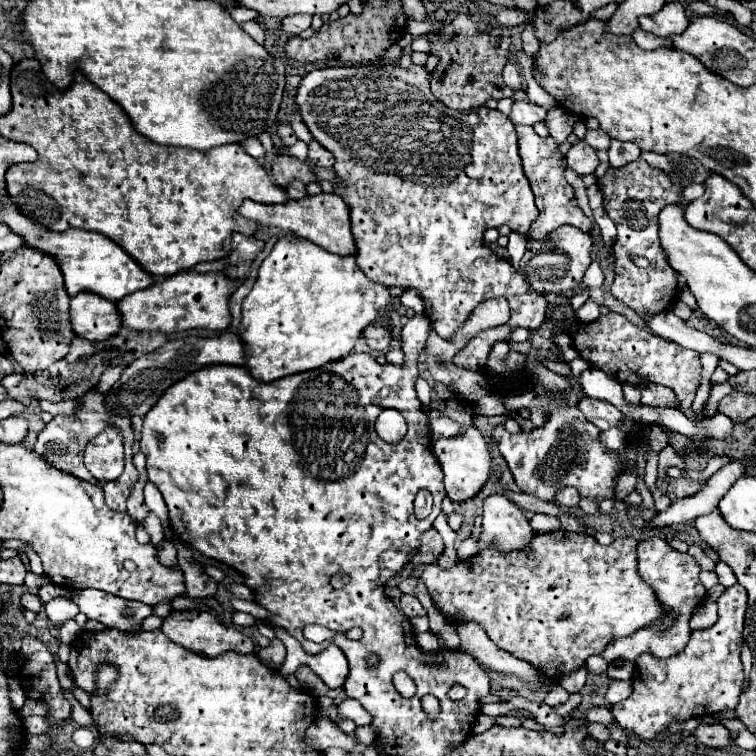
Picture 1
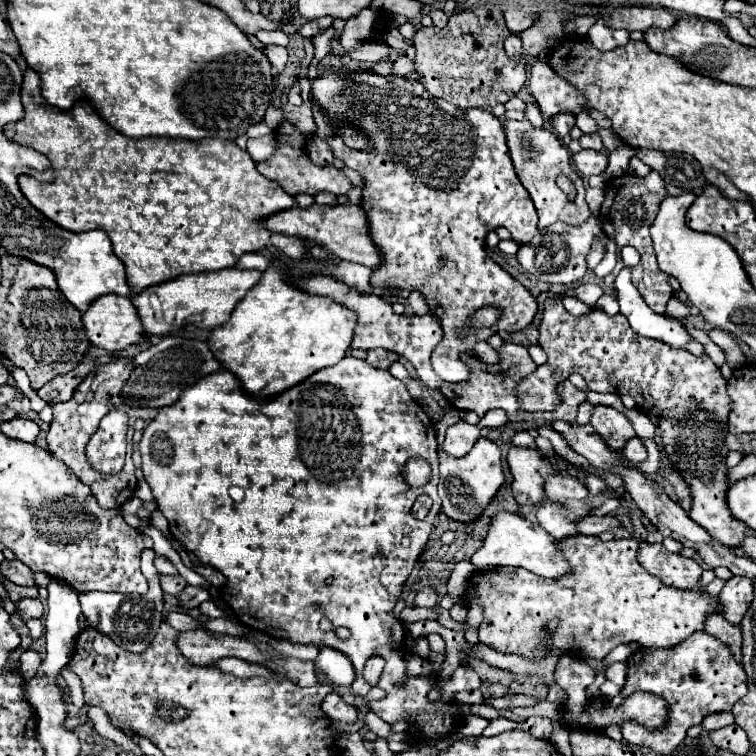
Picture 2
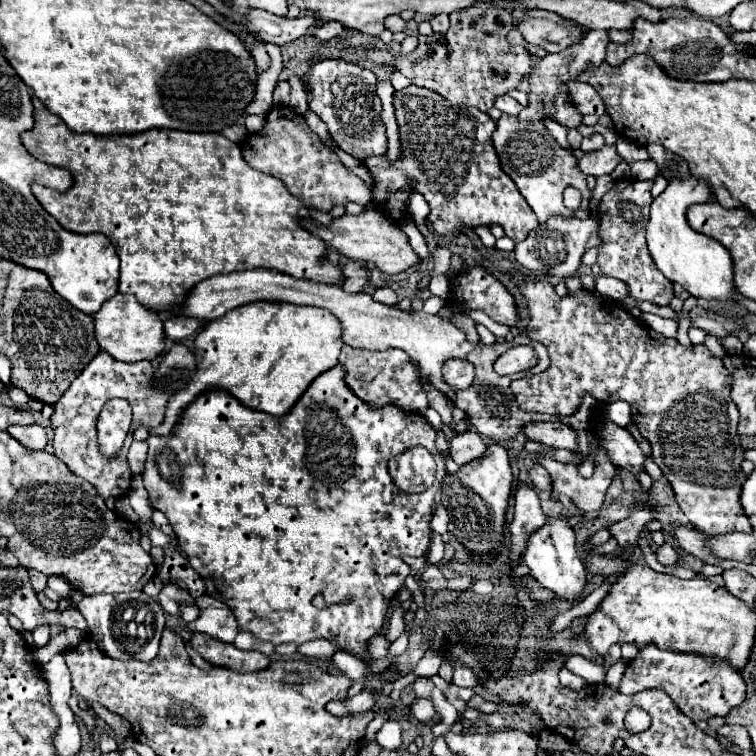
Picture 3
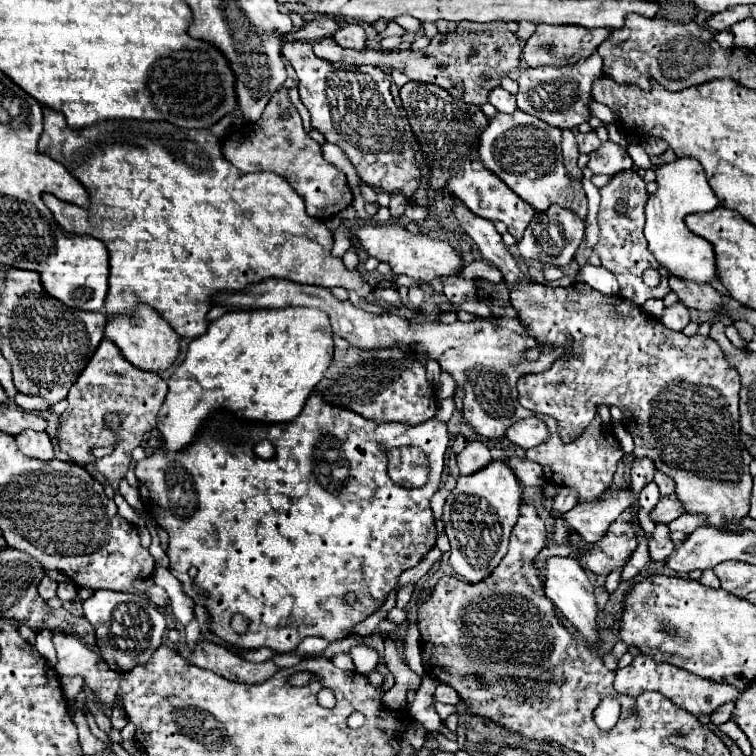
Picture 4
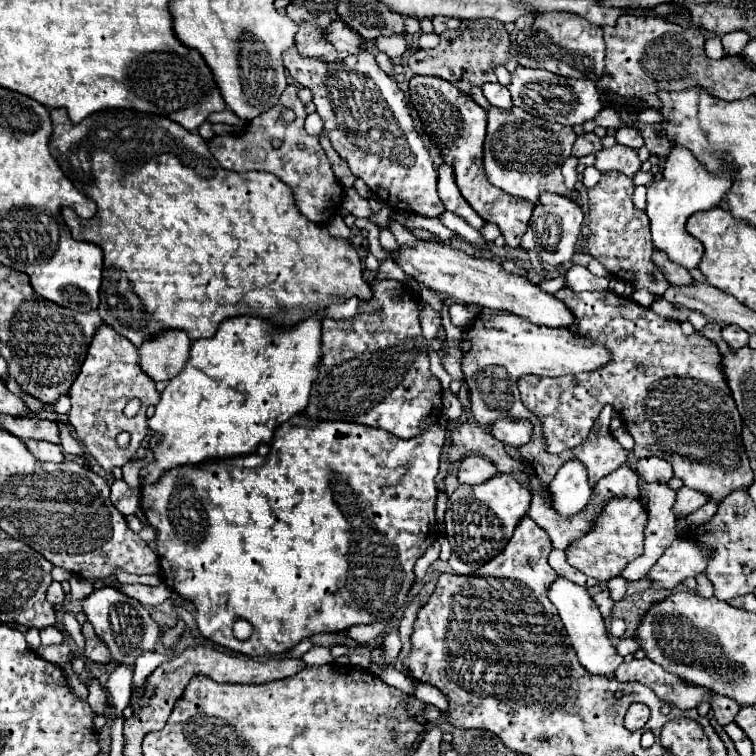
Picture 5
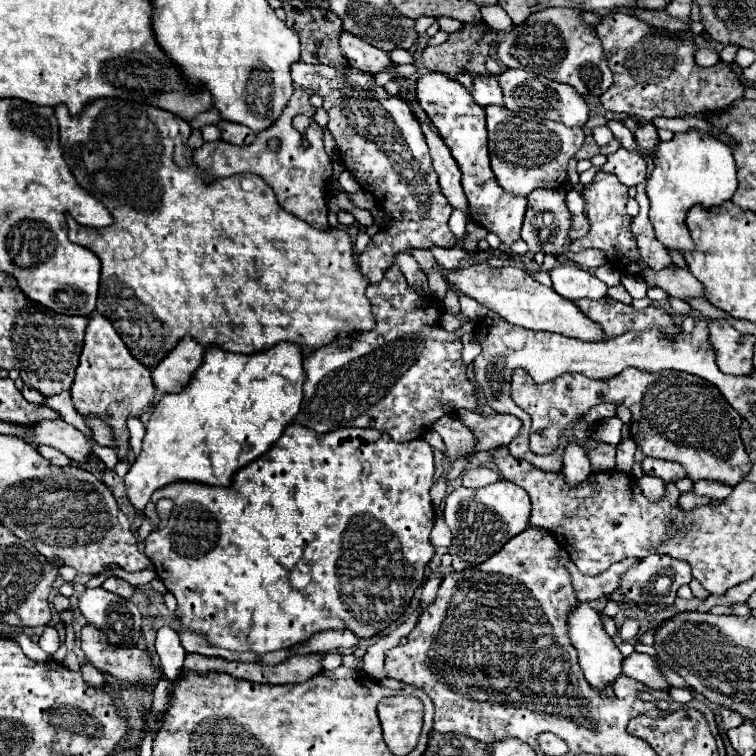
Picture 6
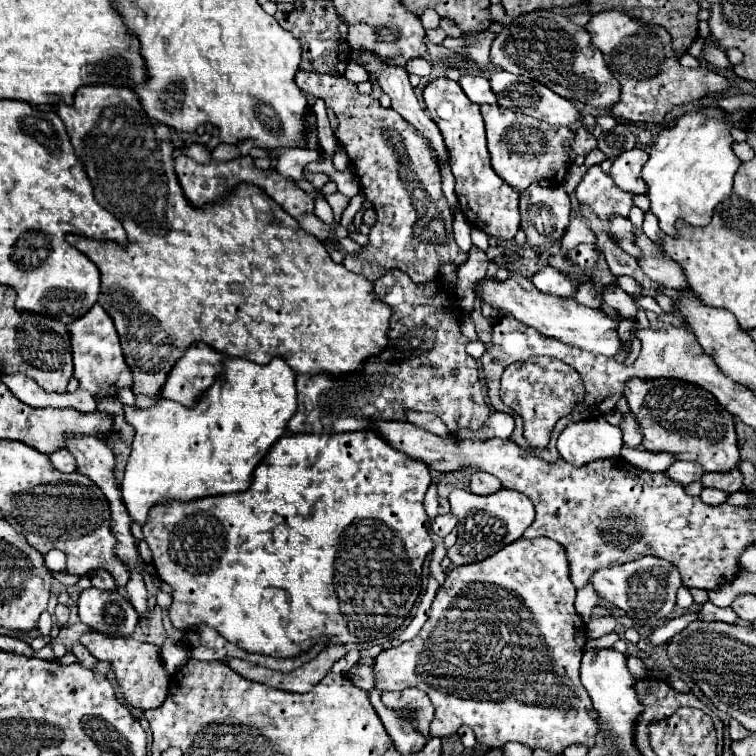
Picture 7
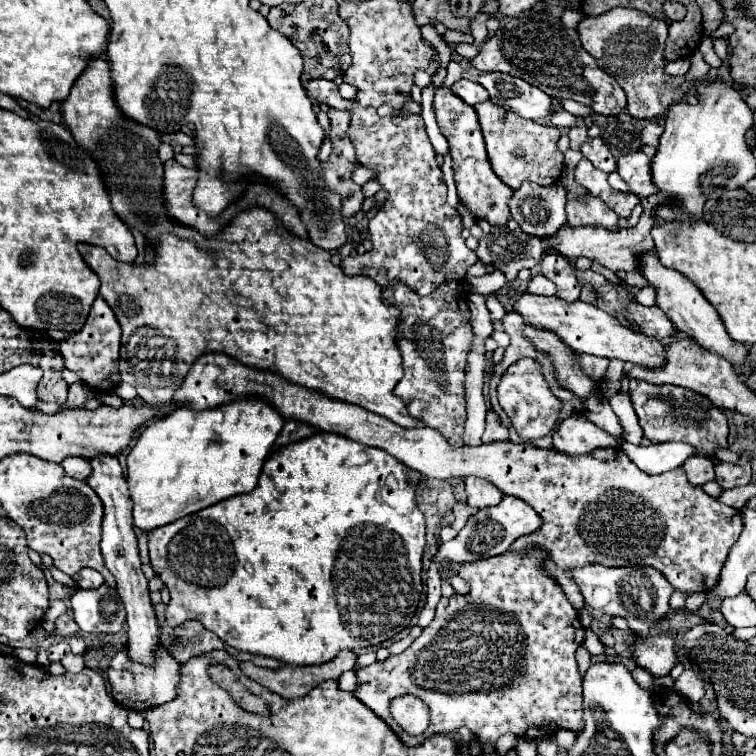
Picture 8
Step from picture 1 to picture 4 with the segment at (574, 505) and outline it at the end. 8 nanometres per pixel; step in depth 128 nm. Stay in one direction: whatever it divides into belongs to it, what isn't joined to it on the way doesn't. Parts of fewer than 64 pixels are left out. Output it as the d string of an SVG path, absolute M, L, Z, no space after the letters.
M504 458L508 462L508 466L514 470L514 474L518 476L518 480L524 484L524 486L536 486L536 488L542 488L544 486L544 474L542 474L542 466L532 462L532 460L526 460L526 458Z

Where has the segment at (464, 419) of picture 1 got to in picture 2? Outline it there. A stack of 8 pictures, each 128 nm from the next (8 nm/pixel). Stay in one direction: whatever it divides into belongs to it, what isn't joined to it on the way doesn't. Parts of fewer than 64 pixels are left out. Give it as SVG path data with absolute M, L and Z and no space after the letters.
M478 438L474 448L466 456L456 458L440 450L438 458L440 458L438 494L442 498L442 510L448 514L448 518L460 522L470 522L478 518L486 510L490 498L498 492L498 488L504 482L504 474L500 466L500 448L488 438Z

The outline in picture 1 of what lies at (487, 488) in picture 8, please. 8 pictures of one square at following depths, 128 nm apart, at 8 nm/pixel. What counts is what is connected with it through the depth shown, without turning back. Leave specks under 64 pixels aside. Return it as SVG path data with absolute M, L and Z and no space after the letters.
M448 416L430 418L430 434L432 434L432 440L438 440L442 436L456 436L458 434L458 424Z

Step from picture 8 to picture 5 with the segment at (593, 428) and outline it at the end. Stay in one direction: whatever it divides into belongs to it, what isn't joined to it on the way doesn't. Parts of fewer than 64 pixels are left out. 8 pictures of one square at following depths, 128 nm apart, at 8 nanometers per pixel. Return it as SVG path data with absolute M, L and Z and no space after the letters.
M568 460L550 482L550 492L554 508L560 514L572 516L580 512L592 496L592 488L586 480L586 468L582 468L578 460Z

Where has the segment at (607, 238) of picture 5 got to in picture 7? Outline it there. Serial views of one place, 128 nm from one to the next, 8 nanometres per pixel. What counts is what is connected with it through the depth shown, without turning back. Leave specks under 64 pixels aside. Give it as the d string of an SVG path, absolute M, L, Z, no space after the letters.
M600 166L588 168L584 174L582 182L576 186L576 196L578 202L586 204L600 220L604 232L612 238L610 234L610 218L612 214L618 216L628 216L632 204L632 194L620 190L614 180L602 172Z

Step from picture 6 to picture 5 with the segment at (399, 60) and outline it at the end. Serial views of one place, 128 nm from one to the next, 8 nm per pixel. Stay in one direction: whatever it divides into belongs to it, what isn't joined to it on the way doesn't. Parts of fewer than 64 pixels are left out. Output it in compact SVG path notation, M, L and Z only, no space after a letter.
M392 34L392 36L380 36L374 40L374 44L386 52L390 58L398 58L406 50L406 38L404 34Z

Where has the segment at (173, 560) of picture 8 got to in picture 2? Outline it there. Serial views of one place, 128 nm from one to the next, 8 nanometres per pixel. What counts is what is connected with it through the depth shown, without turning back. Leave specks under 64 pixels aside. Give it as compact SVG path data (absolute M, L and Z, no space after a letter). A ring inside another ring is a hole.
M346 356L342 362L338 362L338 366L330 366L330 368L322 368L316 374L308 376L306 380L302 380L300 384L280 392L278 396L272 396L270 400L256 400L254 396L248 396L242 388L242 384L238 382L238 378L230 372L230 370L218 370L210 376L206 376L204 380L198 380L196 384L188 386L180 398L172 404L172 406L164 406L158 408L158 414L148 422L148 426L144 428L142 440L138 444L140 454L142 454L142 472L146 482L150 484L158 510L168 518L170 522L170 534L188 550L192 552L200 562L214 566L216 570L220 570L226 576L226 586L220 588L224 600L230 604L230 608L236 612L238 622L268 632L276 638L282 640L290 640L296 644L314 644L314 646L332 646L340 652L344 652L354 670L356 670L356 678L350 686L350 692L358 698L366 698L366 694L370 692L370 684L362 678L362 668L366 658L370 658L372 654L378 654L386 660L384 672L380 676L378 688L382 688L386 692L384 698L368 702L368 708L372 712L376 712L384 722L388 724L396 724L396 722L406 722L408 724L408 732L412 732L412 742L420 742L420 740L442 740L452 736L462 724L464 724L464 716L460 706L454 702L454 694L460 690L474 690L482 686L482 680L478 676L478 672L470 666L470 664L460 664L454 674L450 678L436 678L436 676L406 676L406 640L396 640L396 628L400 624L400 620L394 616L394 604L402 592L402 586L406 582L406 578L410 576L414 564L418 562L418 556L422 554L428 536L432 532L434 520L440 512L440 496L436 492L438 486L438 442L436 442L436 426L432 422L432 418L422 410L422 406L410 396L406 384L398 378L394 378L390 372L382 370L382 368L374 368L370 362L354 358L354 356ZM410 458L426 458L430 468L432 468L432 478L428 484L420 486L420 488L412 488L402 474L402 468L406 466L406 462ZM230 486L240 486L244 490L244 500L242 502L234 502L228 496L228 488ZM420 494L428 494L434 504L428 512L428 516L424 520L416 520L412 516L412 504ZM332 578L330 584L326 584L326 580ZM322 618L328 618L332 622L332 626L346 626L350 630L350 640L340 640L336 636L334 630L324 632L320 628ZM396 682L404 682L406 688L404 690L394 690ZM430 690L438 690L440 698L438 702L428 700L428 692Z

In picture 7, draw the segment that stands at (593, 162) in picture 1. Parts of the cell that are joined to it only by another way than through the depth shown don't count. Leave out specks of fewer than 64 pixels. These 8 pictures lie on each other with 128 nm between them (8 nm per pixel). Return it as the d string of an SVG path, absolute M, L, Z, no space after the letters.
M644 148L626 150L618 158L614 158L610 176L614 178L616 186L632 194L646 194L646 182L640 176L646 160L648 152Z

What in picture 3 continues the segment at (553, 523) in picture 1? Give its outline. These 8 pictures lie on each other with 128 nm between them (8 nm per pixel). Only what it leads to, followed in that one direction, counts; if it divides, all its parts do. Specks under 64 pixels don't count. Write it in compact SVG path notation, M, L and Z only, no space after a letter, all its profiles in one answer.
M600 448L600 454L594 458L596 470L592 478L582 478L576 470L576 466L566 466L556 462L552 456L550 460L538 460L552 476L552 502L558 502L560 494L566 494L574 500L574 504L582 512L594 512L600 510L604 502L604 494L616 474L616 468L612 472L612 462L606 456L606 452Z

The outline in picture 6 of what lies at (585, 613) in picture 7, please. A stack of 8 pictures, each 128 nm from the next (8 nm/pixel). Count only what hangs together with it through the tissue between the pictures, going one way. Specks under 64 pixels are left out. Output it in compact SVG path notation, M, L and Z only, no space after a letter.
M560 548L558 550L558 562L566 566L570 578L572 578L572 586L576 592L576 598L582 602L590 602L594 598L600 596L610 596L622 582L622 576L636 564L640 564L640 558L630 558L630 560L622 560L618 564L614 564L612 568L608 568L606 572L598 574L598 576L586 576L582 574L576 564L570 560L570 556Z

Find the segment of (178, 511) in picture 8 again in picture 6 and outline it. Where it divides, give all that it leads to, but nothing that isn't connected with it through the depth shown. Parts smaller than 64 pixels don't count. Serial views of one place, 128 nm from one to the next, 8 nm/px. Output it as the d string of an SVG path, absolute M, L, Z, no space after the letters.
M278 342L266 352L234 354L222 352L218 346L208 346L202 366L194 372L190 382L176 394L164 394L154 406L146 426L142 452L124 476L126 496L130 504L142 512L154 490L178 482L204 482L212 486L230 486L232 476L244 464L262 456L294 420L304 398L304 352L300 344Z

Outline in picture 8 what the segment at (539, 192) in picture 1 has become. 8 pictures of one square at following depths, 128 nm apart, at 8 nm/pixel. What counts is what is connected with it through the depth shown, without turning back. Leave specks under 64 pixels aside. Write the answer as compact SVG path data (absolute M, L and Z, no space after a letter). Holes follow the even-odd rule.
M482 102L476 104L476 114L482 126L488 158L492 164L492 170L498 174L498 178L508 184L512 190L520 188L524 180L536 182L542 186L556 184L562 170L564 170L564 154L556 148L556 142L560 138L560 130L556 126L540 124L534 120L526 120L518 116L516 112L508 112L504 108L498 108L496 104ZM516 150L522 150L524 156L516 156Z

